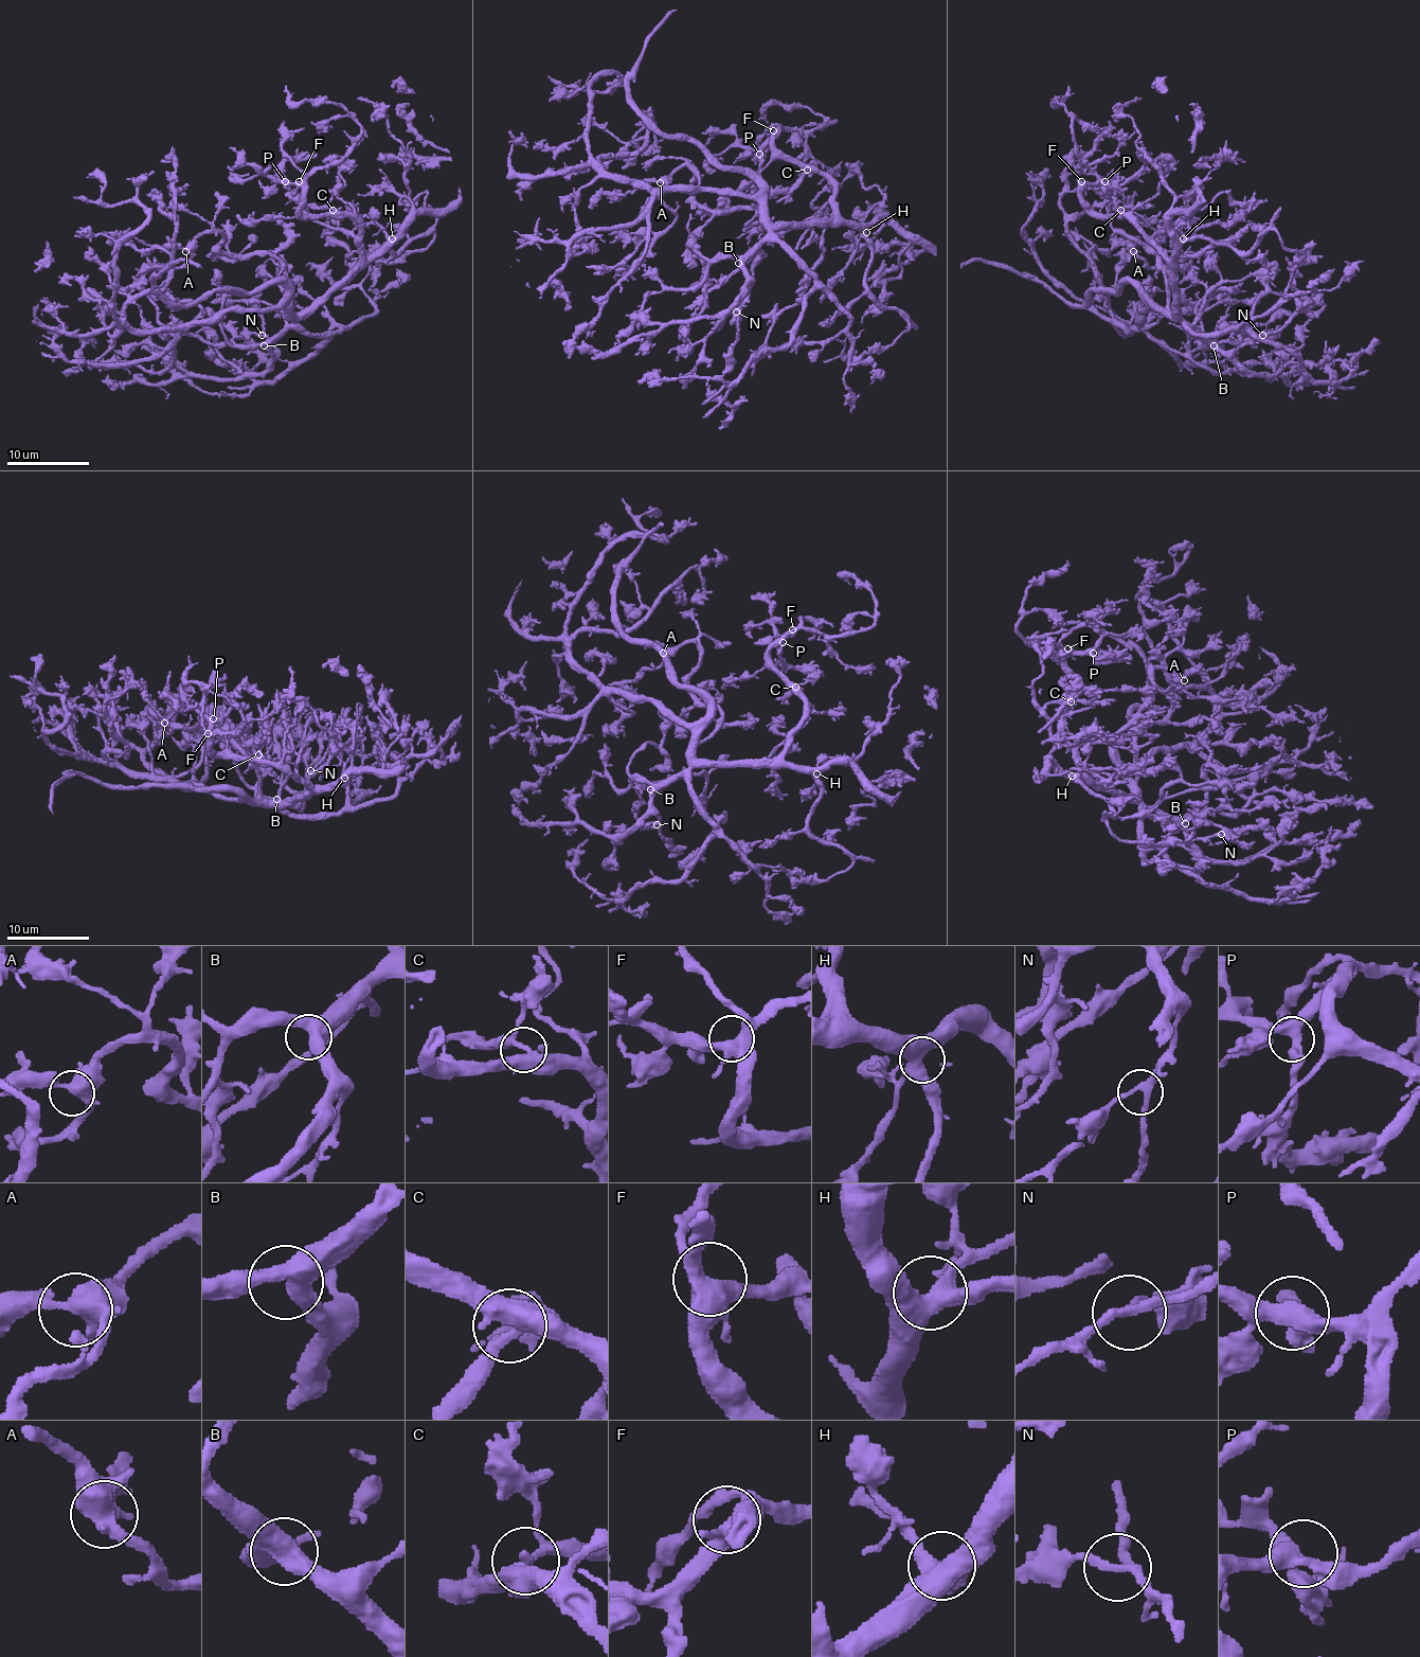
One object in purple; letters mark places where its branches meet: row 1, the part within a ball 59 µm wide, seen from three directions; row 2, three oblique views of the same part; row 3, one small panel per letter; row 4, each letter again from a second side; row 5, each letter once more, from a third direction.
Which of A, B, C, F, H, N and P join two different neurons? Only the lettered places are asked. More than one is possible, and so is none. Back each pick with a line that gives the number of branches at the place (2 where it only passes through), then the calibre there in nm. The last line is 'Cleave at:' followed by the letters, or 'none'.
Cleave at: none

